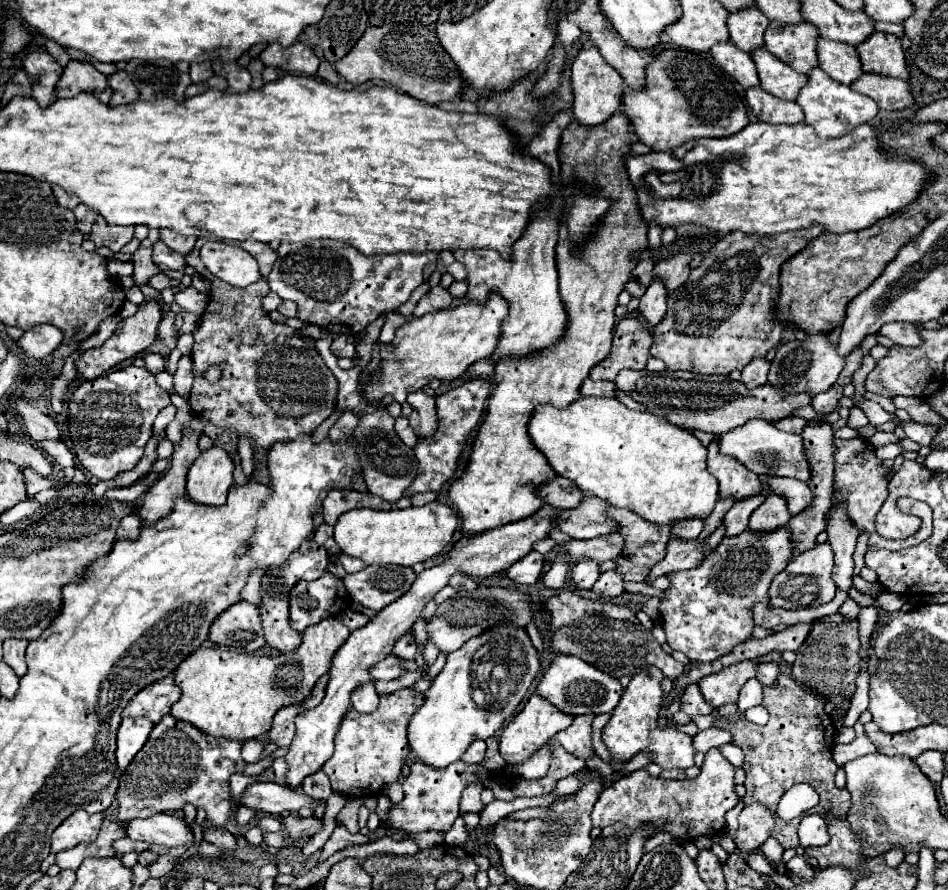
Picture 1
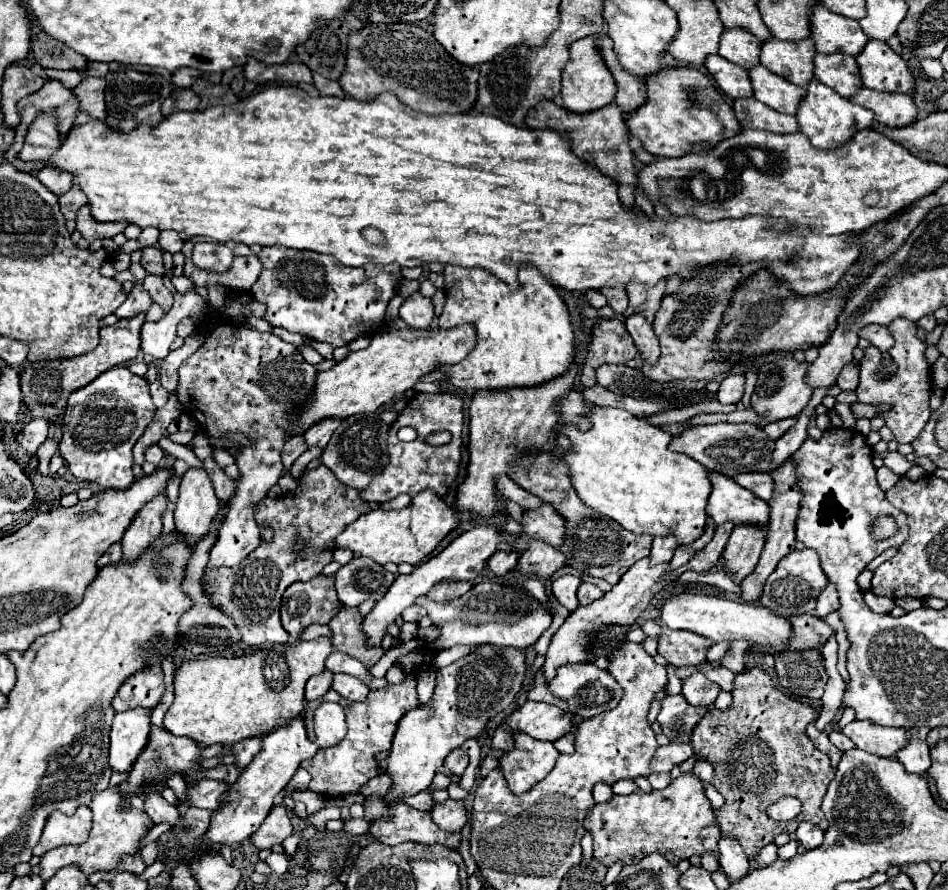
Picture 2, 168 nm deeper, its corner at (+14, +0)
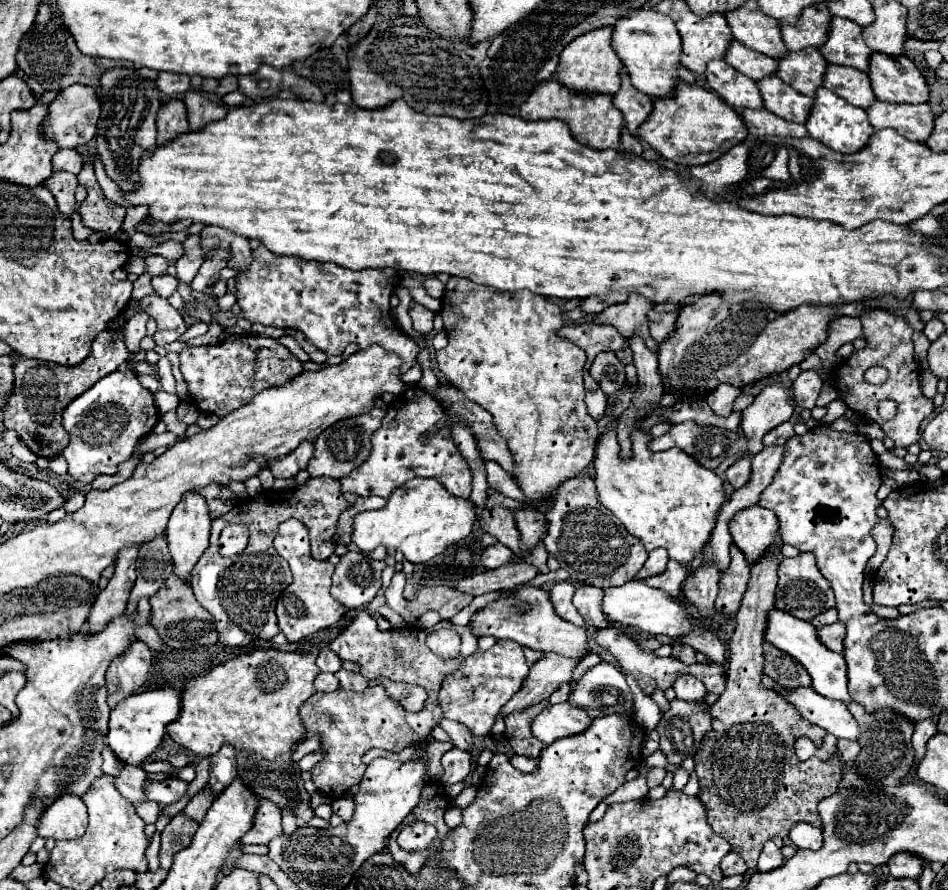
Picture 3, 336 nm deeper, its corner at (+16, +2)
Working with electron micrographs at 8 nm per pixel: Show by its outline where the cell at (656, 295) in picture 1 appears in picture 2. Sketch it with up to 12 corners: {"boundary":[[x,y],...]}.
{"boundary":[[642,314],[624,320],[642,358],[654,364],[660,356],[652,324]]}

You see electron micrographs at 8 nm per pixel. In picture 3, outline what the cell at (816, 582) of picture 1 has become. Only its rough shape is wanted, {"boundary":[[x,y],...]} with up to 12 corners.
{"boundary":[[812,552],[778,566],[776,608],[812,620],[836,606]]}

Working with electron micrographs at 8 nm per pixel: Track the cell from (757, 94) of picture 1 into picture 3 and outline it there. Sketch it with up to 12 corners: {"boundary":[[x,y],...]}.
{"boundary":[[742,110],[752,136],[808,136],[804,124]]}

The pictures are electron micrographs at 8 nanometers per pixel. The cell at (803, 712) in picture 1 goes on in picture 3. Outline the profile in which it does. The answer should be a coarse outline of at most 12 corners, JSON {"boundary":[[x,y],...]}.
{"boundary":[[780,548],[752,566],[726,690],[694,756],[712,830],[754,868],[794,824],[822,828],[840,760],[760,686]]}

